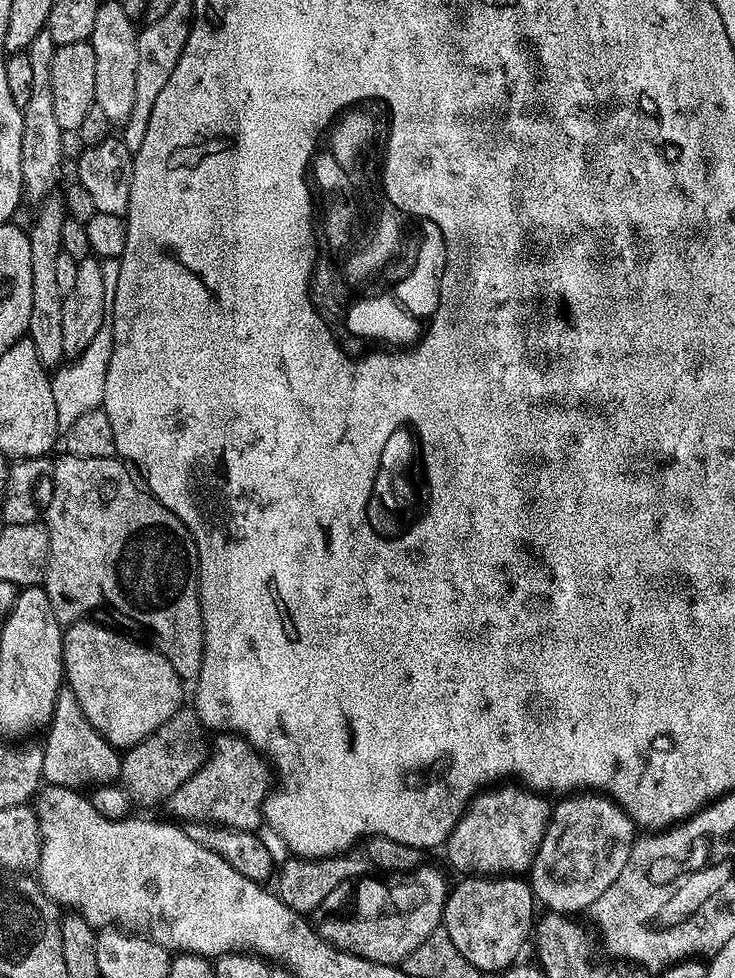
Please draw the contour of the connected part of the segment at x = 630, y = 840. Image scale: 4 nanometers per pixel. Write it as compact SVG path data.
M572 794L564 800L560 805L553 807L550 812L550 819L548 822L548 827L544 830L544 837L542 842L536 845L536 855L532 857L532 866L530 869L530 887L532 889L533 897L537 901L540 900L549 908L552 912L580 912L583 910L591 909L592 903L595 902L597 898L600 897L605 890L614 882L614 878L618 878L618 874L626 866L626 862L630 858L630 853L634 847L634 835L632 836L632 831L634 831L634 825L632 819L629 818L626 813L618 807L617 804L612 803L611 799L604 794Z

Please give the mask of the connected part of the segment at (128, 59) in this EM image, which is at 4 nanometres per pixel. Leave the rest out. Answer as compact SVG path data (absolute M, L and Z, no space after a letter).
M107 2L101 3L96 13L96 25L90 37L90 43L96 59L96 99L94 104L105 111L105 116L113 125L123 125L134 110L134 90L136 89L136 71L140 61L138 28L129 20L123 7L111 8Z

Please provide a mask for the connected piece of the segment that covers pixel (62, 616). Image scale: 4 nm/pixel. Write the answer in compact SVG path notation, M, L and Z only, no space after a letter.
M61 455L62 458L52 468L52 497L48 500L48 509L44 512L43 523L48 530L48 563L44 565L42 587L48 595L48 601L57 620L61 622L75 622L87 617L88 612L96 612L101 608L104 612L112 612L116 620L121 620L128 628L137 628L143 639L160 655L166 657L170 666L181 678L192 678L199 673L200 659L204 656L204 623L200 613L200 577L198 575L198 557L196 549L188 535L183 522L168 508L162 507L151 495L139 492L132 484L119 480L112 473L107 459L80 459L77 456Z

